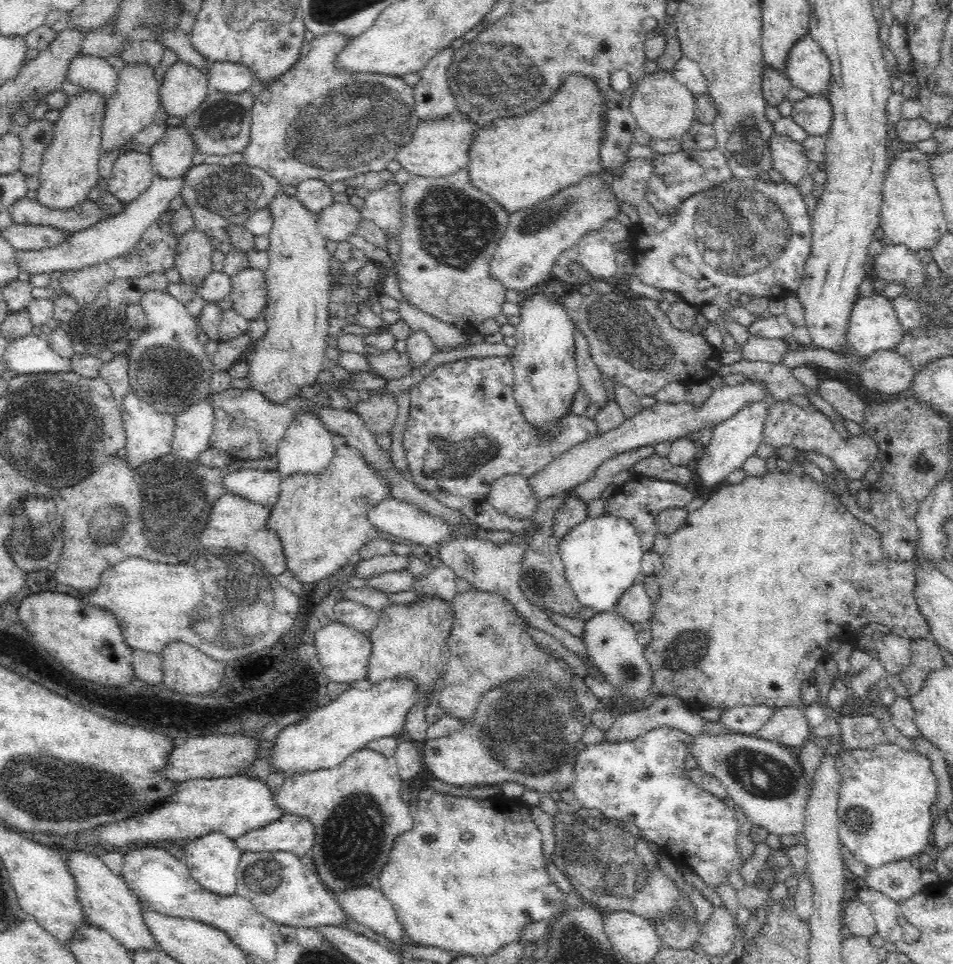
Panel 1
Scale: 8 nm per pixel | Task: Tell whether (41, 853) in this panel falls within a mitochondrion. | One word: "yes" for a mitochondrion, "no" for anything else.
no

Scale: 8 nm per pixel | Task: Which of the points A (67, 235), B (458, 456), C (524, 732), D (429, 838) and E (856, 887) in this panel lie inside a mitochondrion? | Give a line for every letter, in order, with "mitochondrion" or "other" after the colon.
A: other
B: mitochondrion
C: mitochondrion
D: other
E: other

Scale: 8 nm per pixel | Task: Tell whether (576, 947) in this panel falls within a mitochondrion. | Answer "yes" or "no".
yes

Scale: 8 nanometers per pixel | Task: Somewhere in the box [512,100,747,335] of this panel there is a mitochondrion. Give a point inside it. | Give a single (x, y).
(534, 221)

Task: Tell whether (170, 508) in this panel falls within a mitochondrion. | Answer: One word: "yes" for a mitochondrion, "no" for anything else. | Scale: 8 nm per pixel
yes

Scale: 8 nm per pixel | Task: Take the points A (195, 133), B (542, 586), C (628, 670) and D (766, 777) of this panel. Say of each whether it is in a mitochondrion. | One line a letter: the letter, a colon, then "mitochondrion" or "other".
A: other
B: mitochondrion
C: mitochondrion
D: mitochondrion

